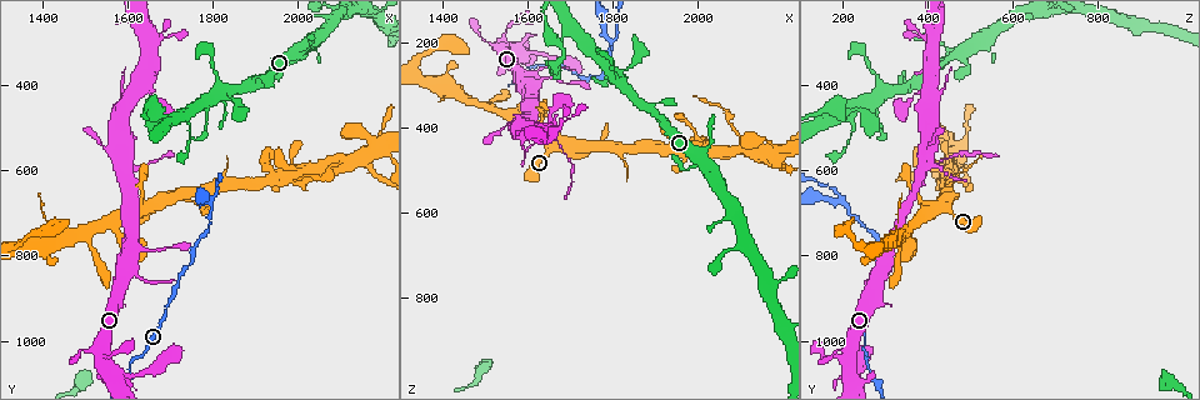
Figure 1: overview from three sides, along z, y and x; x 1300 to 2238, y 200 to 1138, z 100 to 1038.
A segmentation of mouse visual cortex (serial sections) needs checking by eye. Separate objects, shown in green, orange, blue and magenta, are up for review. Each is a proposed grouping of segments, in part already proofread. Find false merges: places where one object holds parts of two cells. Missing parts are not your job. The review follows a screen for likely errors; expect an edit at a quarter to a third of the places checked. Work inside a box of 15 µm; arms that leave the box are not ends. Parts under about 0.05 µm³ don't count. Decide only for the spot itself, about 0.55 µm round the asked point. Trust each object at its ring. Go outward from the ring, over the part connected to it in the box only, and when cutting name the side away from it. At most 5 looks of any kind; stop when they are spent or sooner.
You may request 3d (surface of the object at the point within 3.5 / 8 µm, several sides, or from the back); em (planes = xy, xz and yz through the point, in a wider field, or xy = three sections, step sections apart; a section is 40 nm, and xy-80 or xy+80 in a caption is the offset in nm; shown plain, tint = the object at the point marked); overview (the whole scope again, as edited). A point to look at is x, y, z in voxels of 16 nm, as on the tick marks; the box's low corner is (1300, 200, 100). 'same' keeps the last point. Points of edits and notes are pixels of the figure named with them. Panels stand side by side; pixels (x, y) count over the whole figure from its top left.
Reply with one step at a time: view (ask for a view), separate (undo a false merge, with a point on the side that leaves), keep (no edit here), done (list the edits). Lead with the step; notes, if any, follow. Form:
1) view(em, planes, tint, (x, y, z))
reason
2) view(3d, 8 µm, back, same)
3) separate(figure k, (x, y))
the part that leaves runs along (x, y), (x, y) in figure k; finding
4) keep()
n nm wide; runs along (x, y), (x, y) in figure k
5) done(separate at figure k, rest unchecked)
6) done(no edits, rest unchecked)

view(3d, 3.5 µm, (1735, 485, 215))
sudden change in width

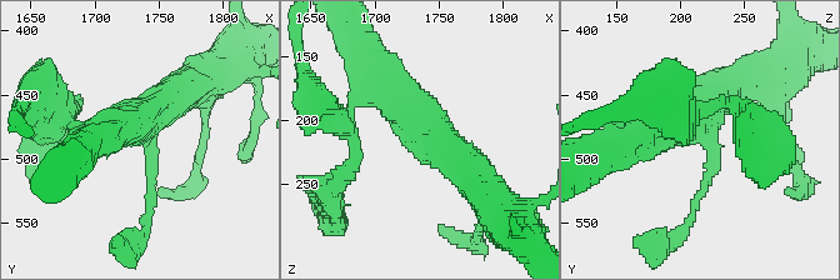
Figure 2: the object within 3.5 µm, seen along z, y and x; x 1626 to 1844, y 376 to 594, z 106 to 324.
view(em, xy, step 3, tint, (1738, 488, 220))

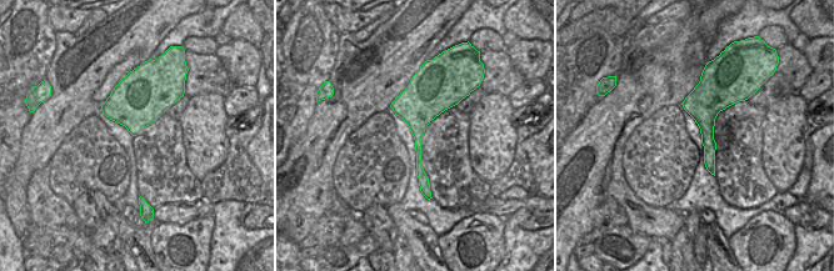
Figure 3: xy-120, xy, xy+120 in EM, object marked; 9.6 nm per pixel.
keep()
320 nm wide; runs along (423, 83), (418, 165), (427, 189) in figure 3; all the same cell

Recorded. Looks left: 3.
view(3d, 3.5 µm, (1615, 585, 415))

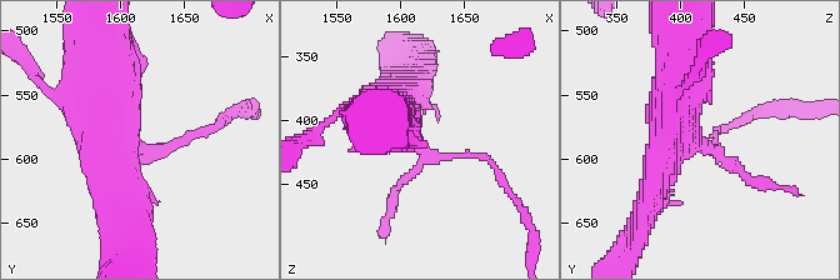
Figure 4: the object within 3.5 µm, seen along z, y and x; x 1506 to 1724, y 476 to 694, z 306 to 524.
keep()
all the same cell

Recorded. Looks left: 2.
done(no edits, rest unchecked)

